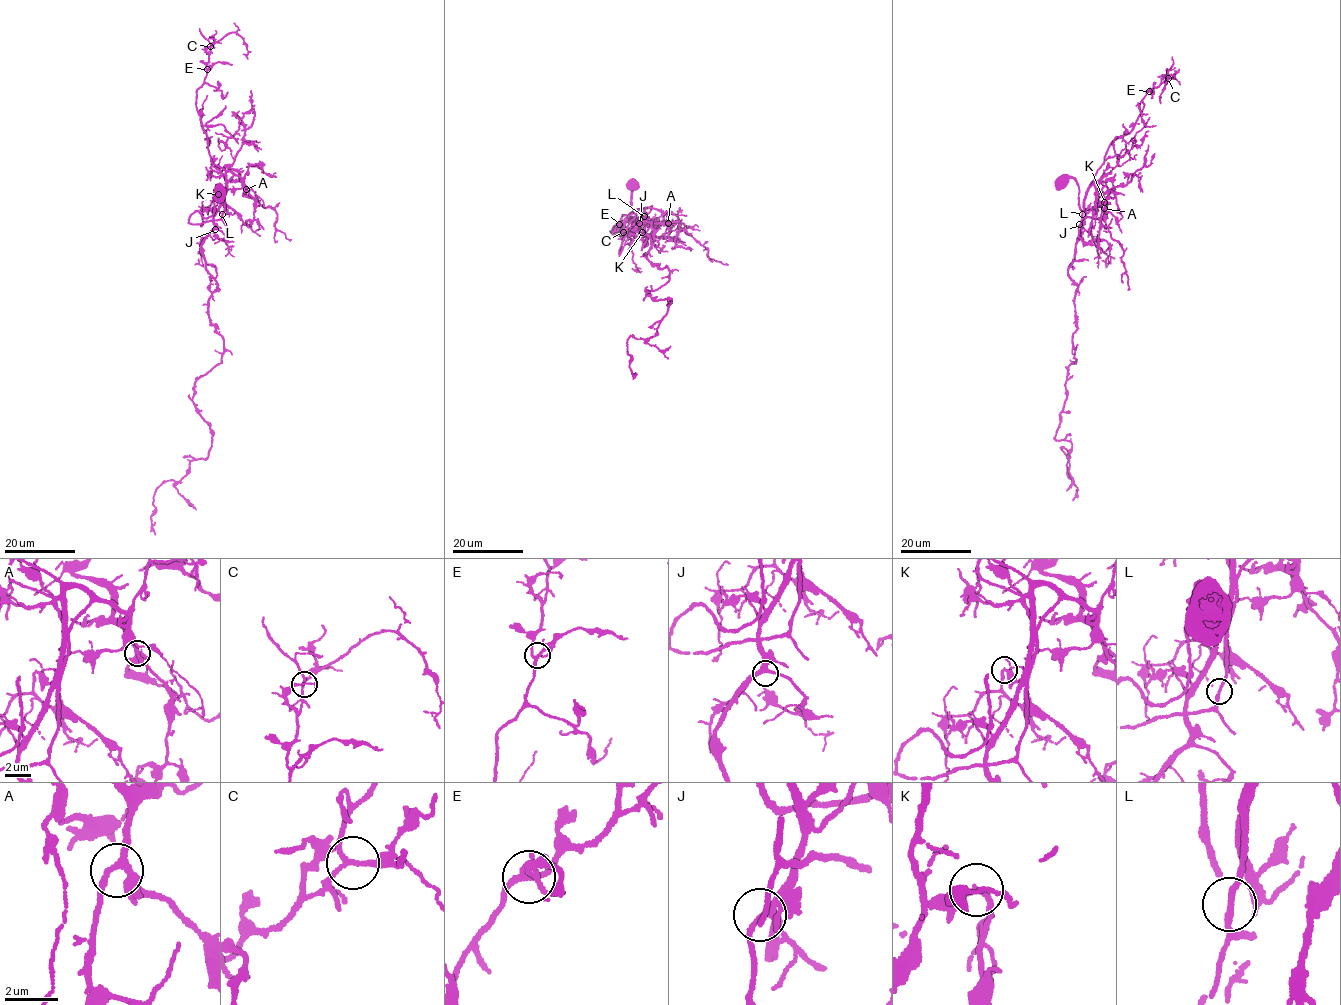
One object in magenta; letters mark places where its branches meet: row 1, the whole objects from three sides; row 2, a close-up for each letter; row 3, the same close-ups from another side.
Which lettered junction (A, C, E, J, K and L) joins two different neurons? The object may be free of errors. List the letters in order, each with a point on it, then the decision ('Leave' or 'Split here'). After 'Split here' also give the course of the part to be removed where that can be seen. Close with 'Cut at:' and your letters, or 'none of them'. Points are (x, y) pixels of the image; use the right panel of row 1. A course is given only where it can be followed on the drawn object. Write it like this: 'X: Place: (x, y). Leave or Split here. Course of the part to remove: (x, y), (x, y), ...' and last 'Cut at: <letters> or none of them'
A: Place: (1104, 208). Leave
C: Place: (1168, 78). Leave
E: Place: (1149, 91). Leave
J: Place: (1079, 224). Leave
K: Place: (1104, 202). Leave
L: Place: (1082, 214). Leave
Cut at: none of them

